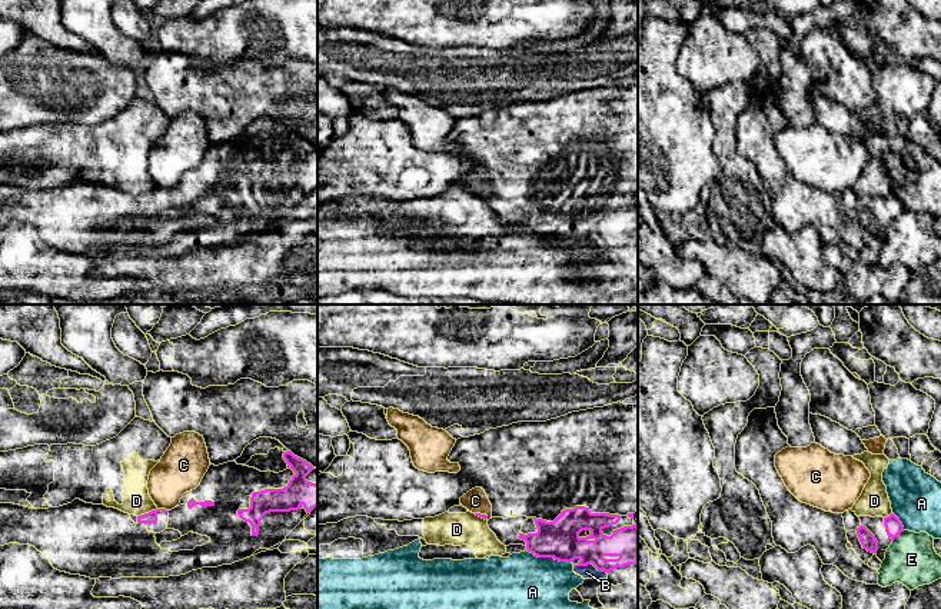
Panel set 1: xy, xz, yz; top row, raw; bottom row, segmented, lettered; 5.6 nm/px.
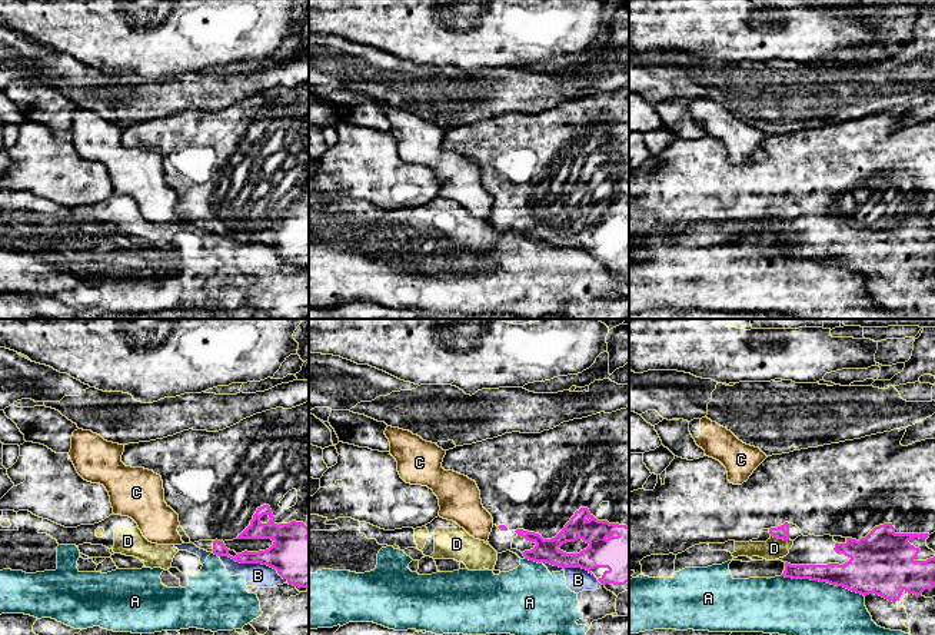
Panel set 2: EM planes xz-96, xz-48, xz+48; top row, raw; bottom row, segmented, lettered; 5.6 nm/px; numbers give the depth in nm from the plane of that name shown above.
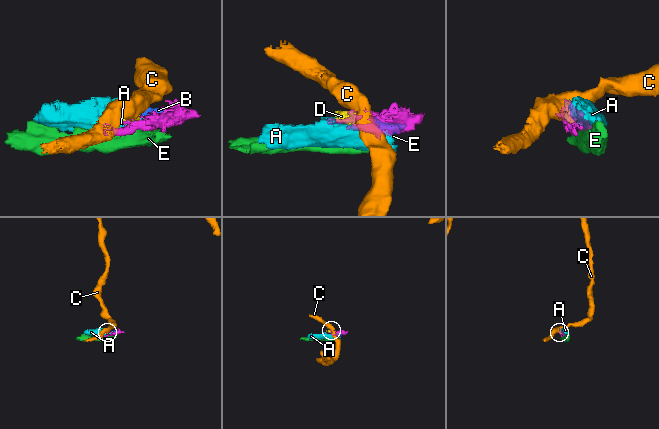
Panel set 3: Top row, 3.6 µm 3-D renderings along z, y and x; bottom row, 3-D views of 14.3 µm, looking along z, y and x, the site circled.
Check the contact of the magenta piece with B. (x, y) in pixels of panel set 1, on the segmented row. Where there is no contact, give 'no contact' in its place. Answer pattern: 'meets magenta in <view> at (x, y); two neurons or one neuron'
meets magenta in xz at (588, 563); two neurons

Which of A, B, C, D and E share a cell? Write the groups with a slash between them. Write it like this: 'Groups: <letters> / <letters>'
Groups: A B D / C / E

